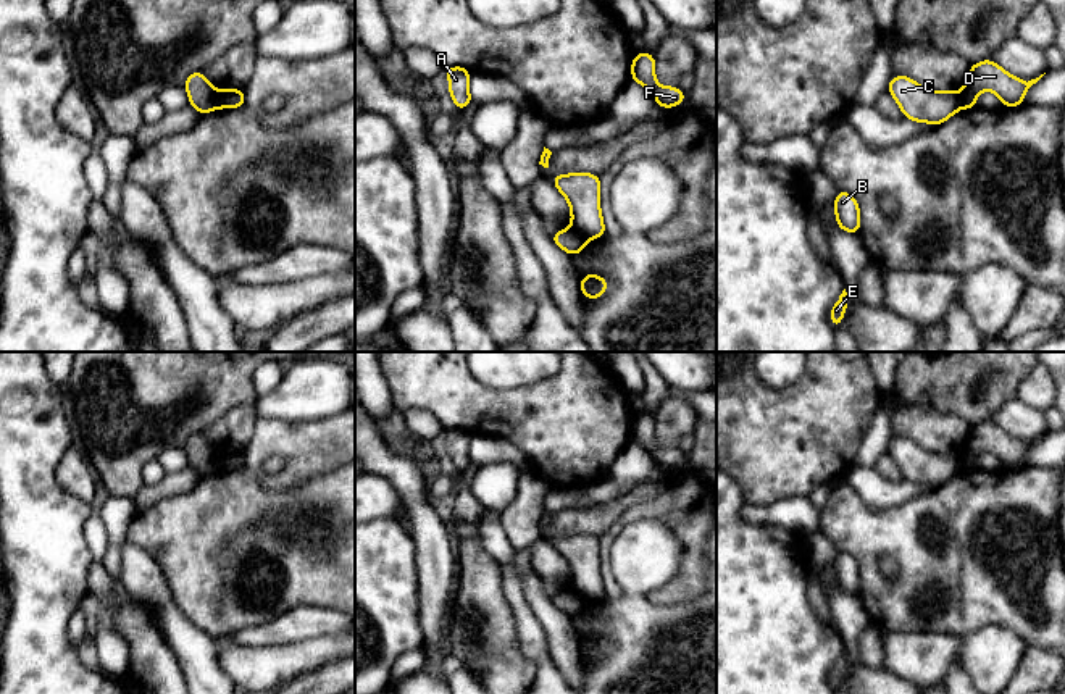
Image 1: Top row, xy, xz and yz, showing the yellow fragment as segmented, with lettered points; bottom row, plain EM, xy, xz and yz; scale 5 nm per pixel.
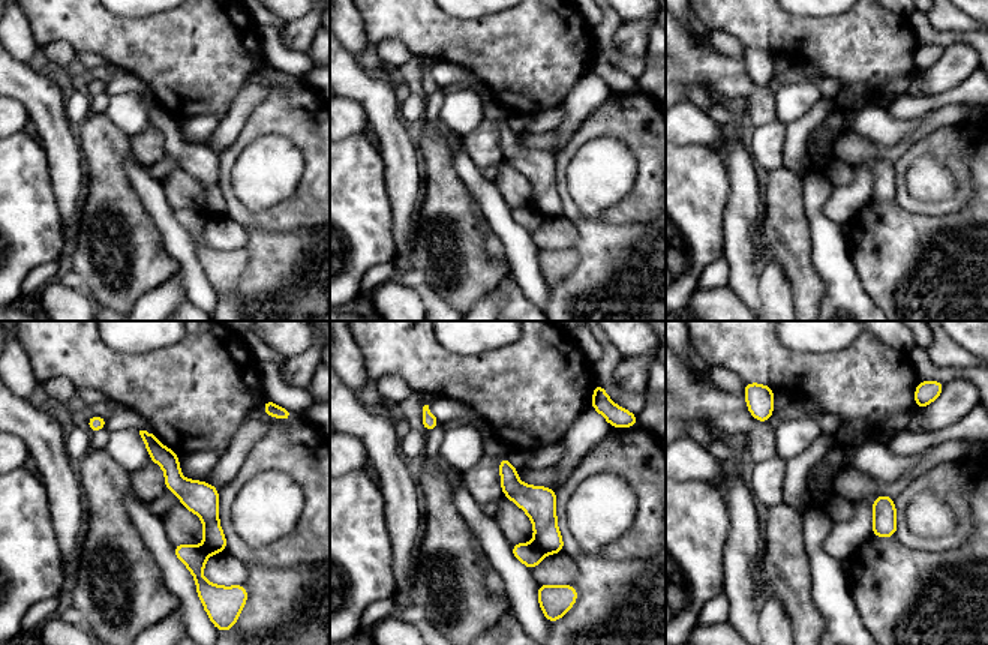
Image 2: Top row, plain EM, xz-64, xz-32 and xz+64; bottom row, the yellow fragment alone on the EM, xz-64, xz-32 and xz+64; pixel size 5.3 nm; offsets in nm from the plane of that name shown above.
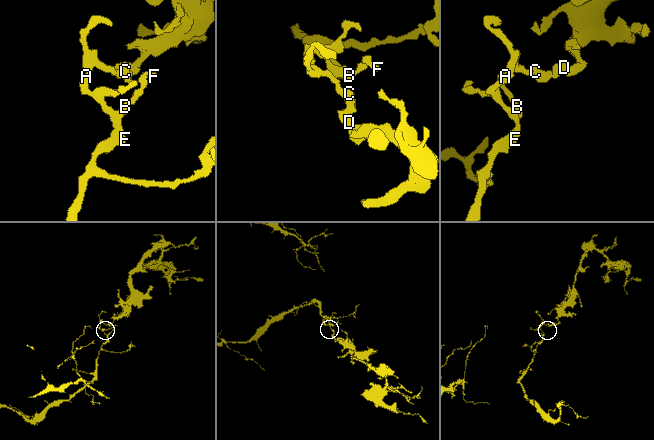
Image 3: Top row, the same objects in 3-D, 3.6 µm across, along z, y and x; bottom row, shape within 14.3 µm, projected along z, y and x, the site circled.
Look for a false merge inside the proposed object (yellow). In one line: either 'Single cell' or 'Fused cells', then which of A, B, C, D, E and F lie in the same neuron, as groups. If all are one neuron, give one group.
Fused cells. Groups: A B C E F / D

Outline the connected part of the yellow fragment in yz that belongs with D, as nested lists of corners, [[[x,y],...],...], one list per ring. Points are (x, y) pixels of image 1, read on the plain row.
[[[992,421],[971,426],[967,444],[962,450],[962,470],[975,470],[976,457],[991,452],[999,457],[1004,468],[1020,468],[1026,452],[1044,436],[1028,444],[1012,437]]]

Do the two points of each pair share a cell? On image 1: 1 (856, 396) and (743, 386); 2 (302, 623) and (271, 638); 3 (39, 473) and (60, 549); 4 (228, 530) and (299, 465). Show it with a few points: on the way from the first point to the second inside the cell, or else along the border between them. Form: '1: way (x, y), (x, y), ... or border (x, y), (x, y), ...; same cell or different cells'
1: way (828, 401), (770, 401); same cell
2: way (294, 625), (279, 631); same cell
3: way (39, 493), (41, 530); same cell
4: border (309, 480), (276, 489), (267, 489), (260, 483); different cells

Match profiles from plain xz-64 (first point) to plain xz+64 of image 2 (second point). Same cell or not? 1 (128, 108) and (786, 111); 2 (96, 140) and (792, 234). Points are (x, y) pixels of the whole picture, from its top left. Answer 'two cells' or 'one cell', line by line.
1: one cell
2: one cell

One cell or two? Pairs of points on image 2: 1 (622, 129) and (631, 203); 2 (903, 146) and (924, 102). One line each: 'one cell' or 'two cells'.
1: one cell
2: two cells

